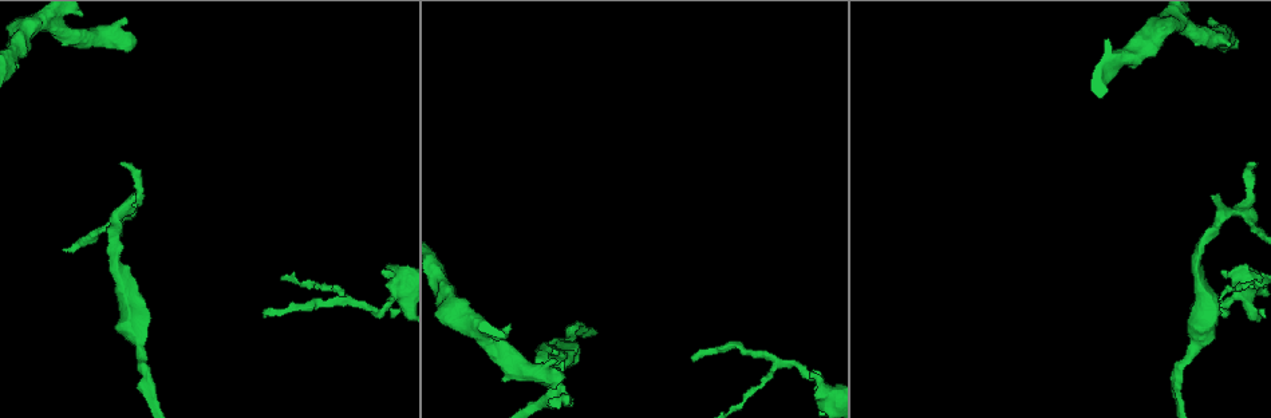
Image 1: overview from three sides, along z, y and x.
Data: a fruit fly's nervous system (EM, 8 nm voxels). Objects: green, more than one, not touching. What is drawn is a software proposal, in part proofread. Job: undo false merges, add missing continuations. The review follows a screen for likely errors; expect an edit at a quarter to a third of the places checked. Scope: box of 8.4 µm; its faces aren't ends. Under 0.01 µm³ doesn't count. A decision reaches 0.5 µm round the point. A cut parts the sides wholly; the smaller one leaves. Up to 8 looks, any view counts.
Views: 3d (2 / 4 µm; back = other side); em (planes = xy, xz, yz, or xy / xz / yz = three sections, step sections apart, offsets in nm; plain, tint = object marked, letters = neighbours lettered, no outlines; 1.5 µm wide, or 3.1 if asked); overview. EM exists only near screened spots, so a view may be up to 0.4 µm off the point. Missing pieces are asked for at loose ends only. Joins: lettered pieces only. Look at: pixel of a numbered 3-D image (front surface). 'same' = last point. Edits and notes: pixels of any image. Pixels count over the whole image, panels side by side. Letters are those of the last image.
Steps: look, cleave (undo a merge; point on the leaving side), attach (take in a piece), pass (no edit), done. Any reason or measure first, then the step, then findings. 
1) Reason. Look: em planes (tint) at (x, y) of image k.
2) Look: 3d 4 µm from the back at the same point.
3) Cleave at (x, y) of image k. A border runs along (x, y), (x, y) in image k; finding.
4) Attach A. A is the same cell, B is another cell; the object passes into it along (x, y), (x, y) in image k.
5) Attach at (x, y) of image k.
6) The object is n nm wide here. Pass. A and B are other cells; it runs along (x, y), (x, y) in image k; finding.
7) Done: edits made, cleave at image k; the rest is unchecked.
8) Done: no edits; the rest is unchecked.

Tapers out. Look: 3d 4 µm at (694, 359) of image 1.

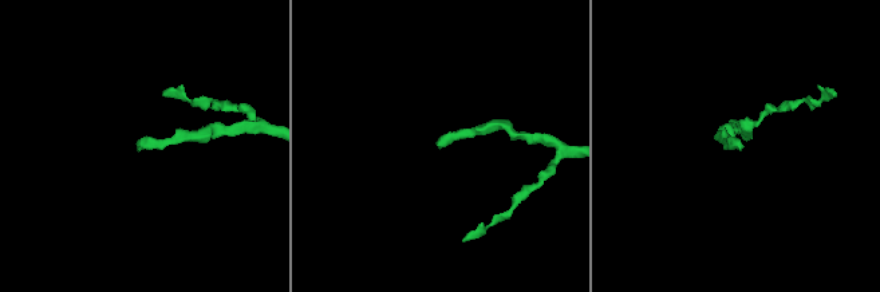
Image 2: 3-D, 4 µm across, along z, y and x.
Look: em planes (tint) at (437, 143) of image 2.

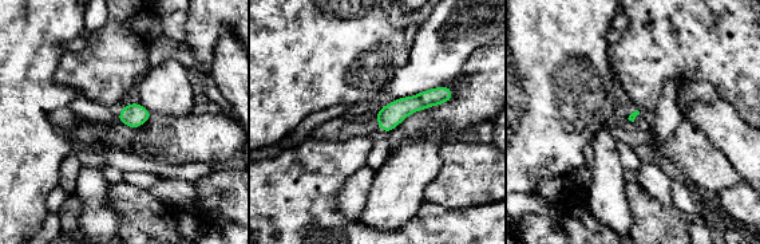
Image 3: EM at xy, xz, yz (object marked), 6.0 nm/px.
What lies round it. Look: em planes (letters) at the same point.

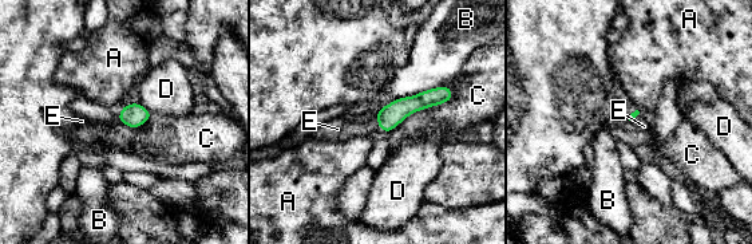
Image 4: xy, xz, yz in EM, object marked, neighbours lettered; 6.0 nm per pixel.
Attach at (339, 129) of image 4. E is the same cell, A, B, C and D are other cells; the cell continues.

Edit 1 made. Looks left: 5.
Look: overview.

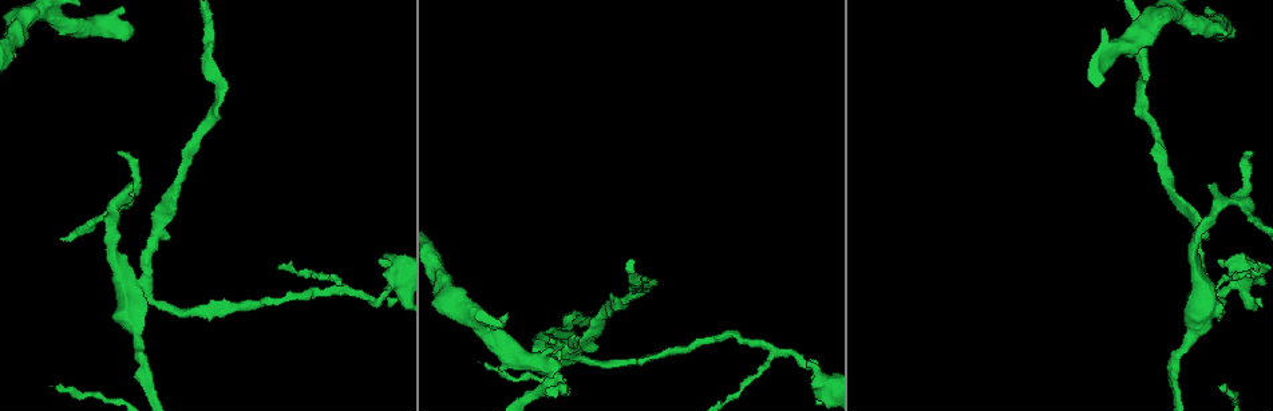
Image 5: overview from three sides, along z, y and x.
Arms run side by side. Look: em xy step 4 (tint) at (812, 367) of image 5.

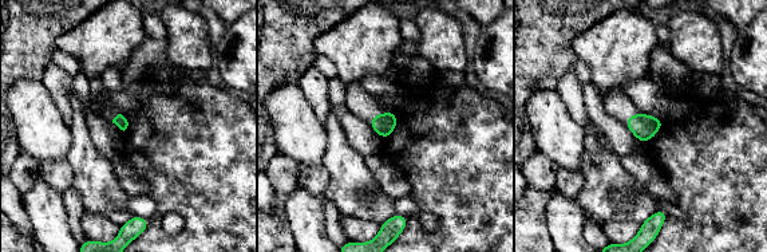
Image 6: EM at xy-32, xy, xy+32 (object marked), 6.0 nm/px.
Look: em planes (letters) at the same point.

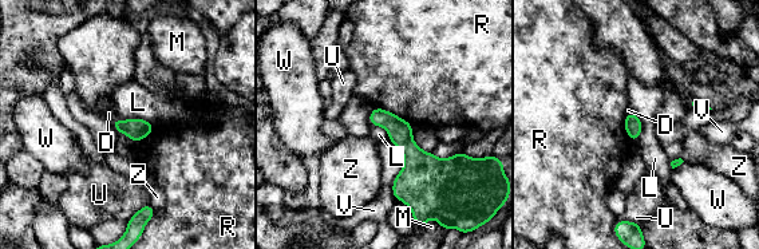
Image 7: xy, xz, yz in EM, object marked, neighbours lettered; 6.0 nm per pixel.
The longest contact is with R, 260 nm. Attach at (109, 113) of image 7. D is the same cell, L, M, R, U, V, W and Z are other cells; the cell continues.

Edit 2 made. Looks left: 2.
Done: edits made, attach at image 4, attach at image 7; the rest is unchecked.

